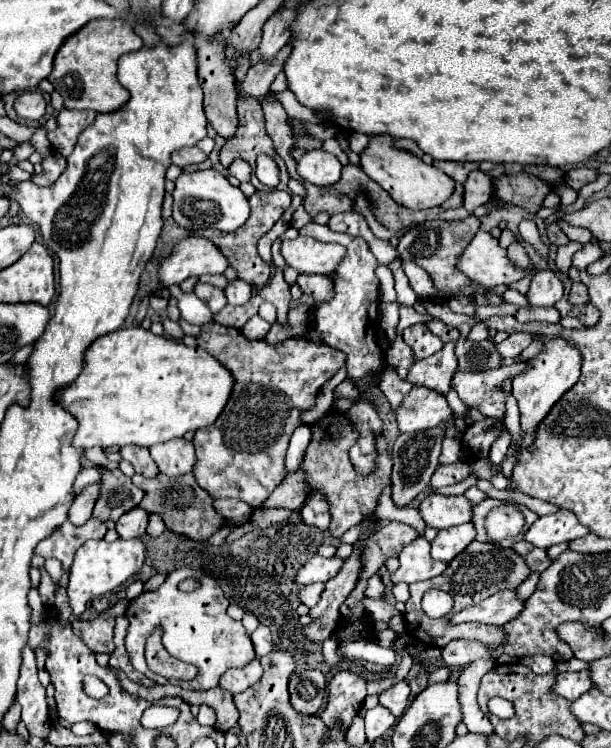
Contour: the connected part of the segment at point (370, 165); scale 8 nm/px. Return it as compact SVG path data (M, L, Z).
M370 136L370 146L360 154L360 166L368 178L372 178L380 188L384 188L396 204L412 210L424 210L440 206L454 192L454 180L442 170L424 164L420 158L406 150L396 150L388 136Z

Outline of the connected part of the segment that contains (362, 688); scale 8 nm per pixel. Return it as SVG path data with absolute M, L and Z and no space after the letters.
M352 668L338 672L330 680L326 708L320 714L328 728L332 728L336 722L340 722L344 730L350 728L352 718L366 698L366 682L366 676Z

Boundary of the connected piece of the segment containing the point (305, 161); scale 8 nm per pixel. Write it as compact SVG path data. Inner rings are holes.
M312 150L298 158L296 172L302 180L314 184L314 186L330 186L340 180L342 164L334 154L328 154L326 150Z

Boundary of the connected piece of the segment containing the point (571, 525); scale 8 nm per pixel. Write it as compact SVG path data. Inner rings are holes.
M558 510L548 516L538 516L538 520L524 534L524 540L538 548L550 548L560 542L572 542L576 538L582 538L588 532L590 530L578 522L574 512Z

